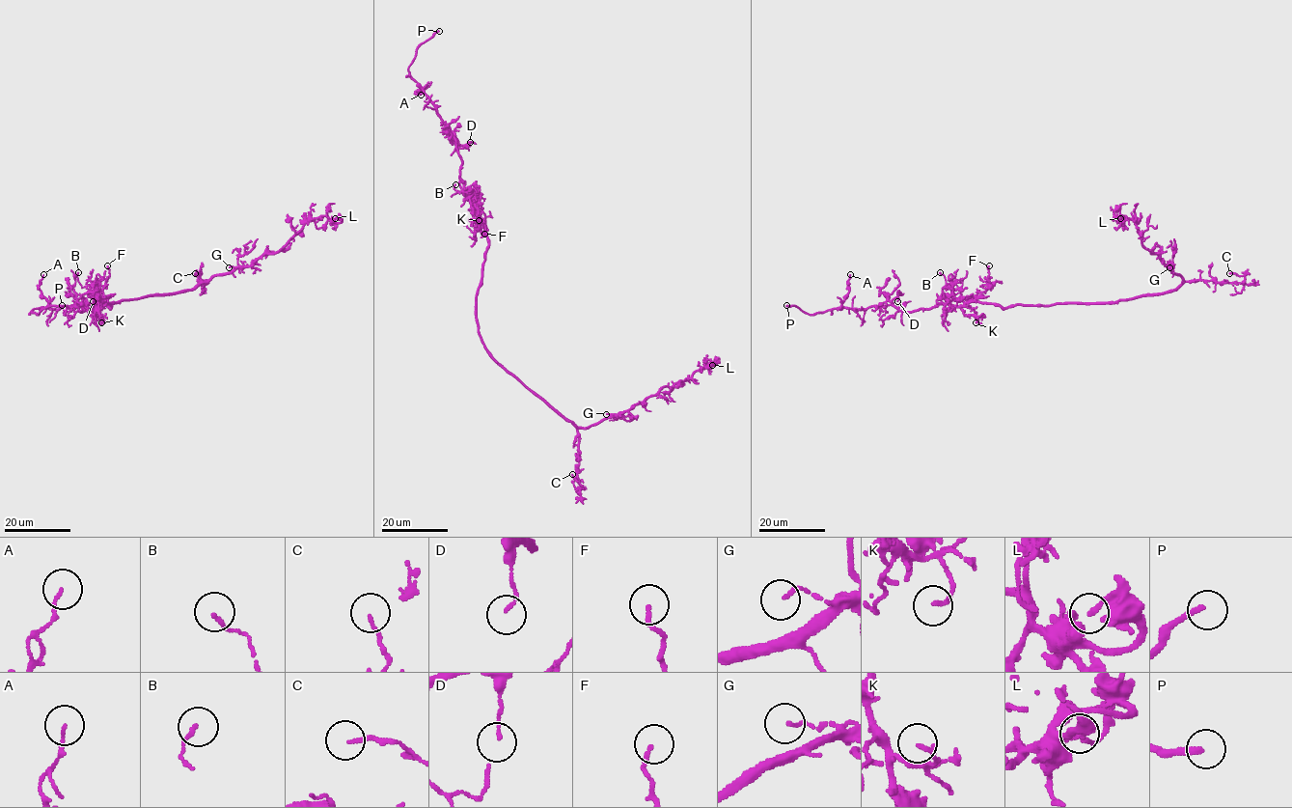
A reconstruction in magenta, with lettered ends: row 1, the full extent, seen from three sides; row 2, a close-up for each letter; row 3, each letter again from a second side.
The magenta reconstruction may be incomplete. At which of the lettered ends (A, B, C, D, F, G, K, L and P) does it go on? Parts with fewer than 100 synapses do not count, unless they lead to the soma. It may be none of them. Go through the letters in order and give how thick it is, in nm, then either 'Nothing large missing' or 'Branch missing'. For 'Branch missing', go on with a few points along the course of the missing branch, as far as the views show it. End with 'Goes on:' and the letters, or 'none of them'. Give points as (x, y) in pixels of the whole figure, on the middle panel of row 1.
A: Thickness 120 nm. Nothing large missing
B: Thickness 120 nm. Nothing large missing
C: Thickness 110 nm. Nothing large missing
D: Thickness 120 nm. Nothing large missing
F: Thickness 140 nm. Nothing large missing
G: Thickness 120 nm. Nothing large missing
K: Thickness 160 nm. Nothing large missing
L: Thickness 160 nm. Nothing large missing
P: Thickness 200 nm. Branch missing. Course of what is missing: (439, 31), (465, 23), (474, 9)
Goes on: P

